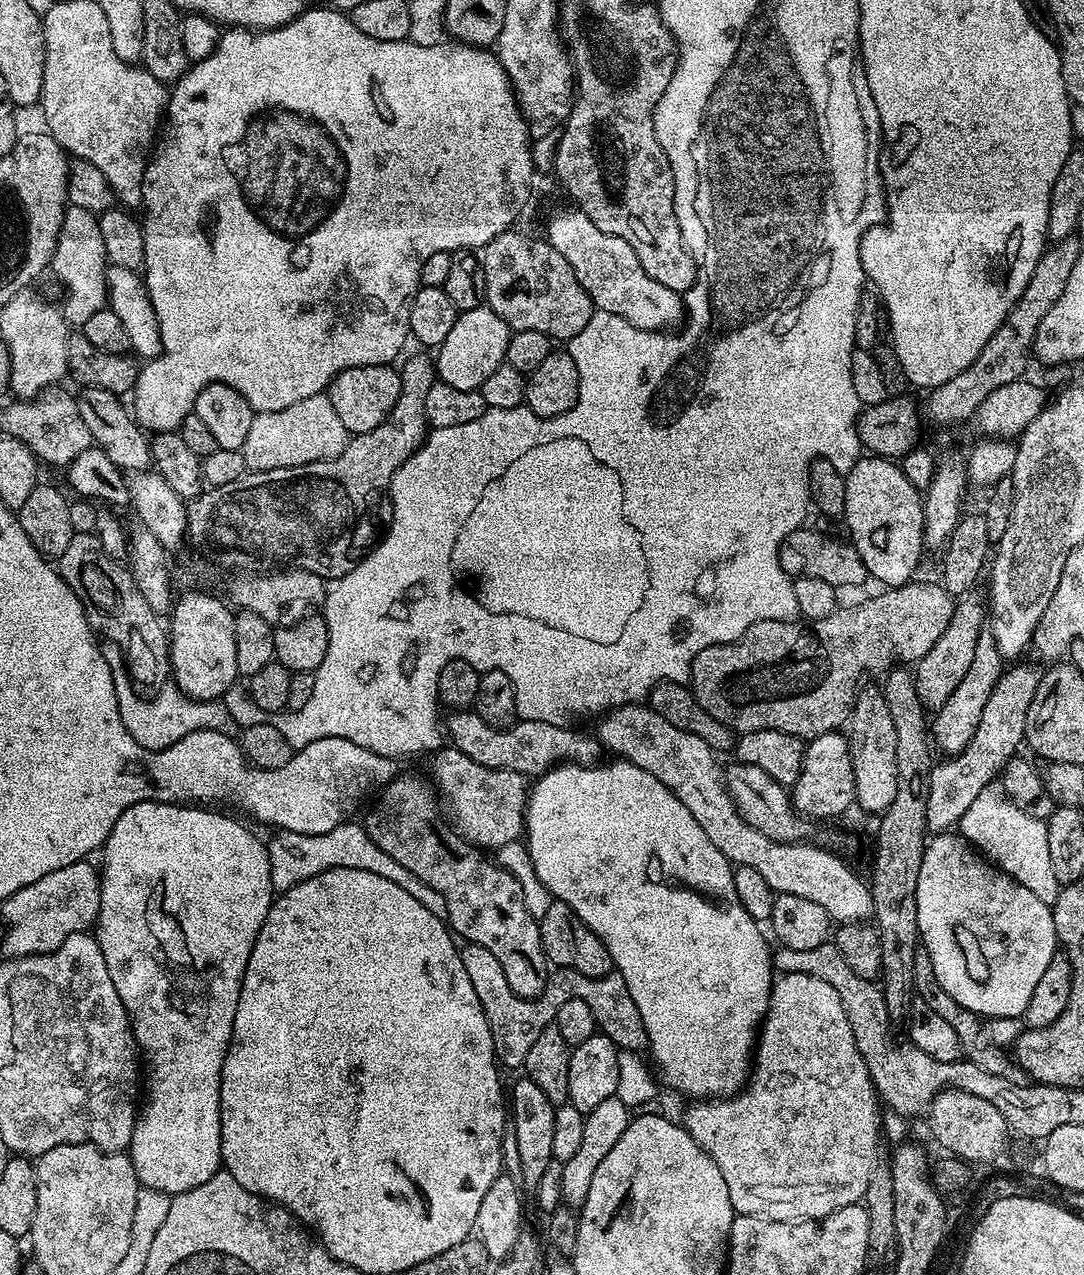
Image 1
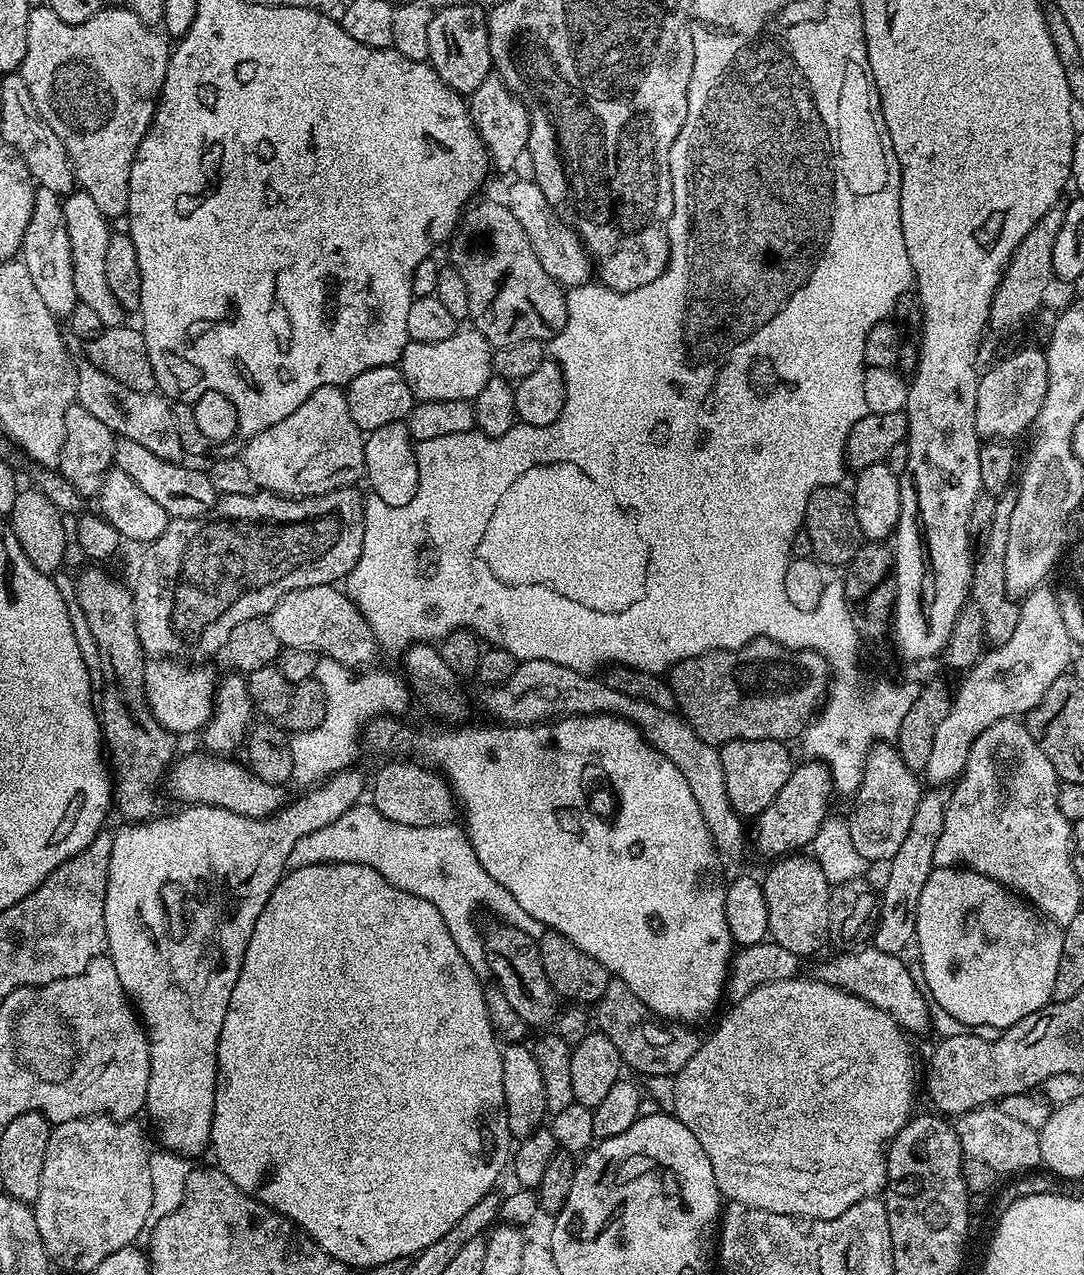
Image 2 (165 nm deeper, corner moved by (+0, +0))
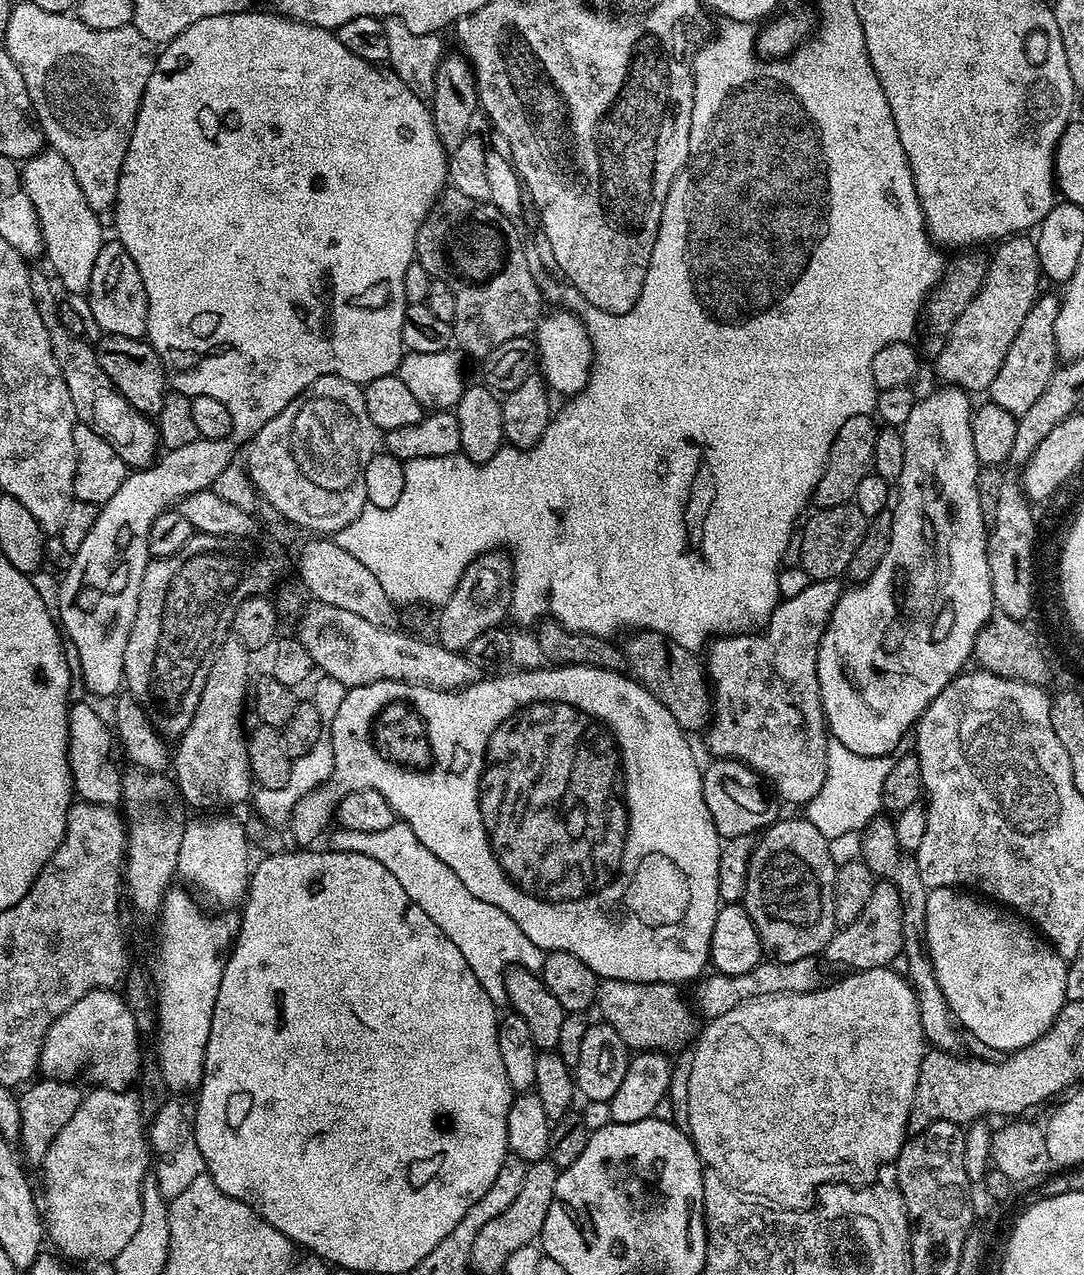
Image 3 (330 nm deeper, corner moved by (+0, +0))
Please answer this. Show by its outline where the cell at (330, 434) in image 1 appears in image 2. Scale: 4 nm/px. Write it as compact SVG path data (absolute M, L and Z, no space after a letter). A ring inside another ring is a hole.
M320 388L286 418L251 433L242 455L254 478L266 488L285 488L296 494L319 494L324 488L357 479L365 471L365 433L350 422L344 397L337 389Z

